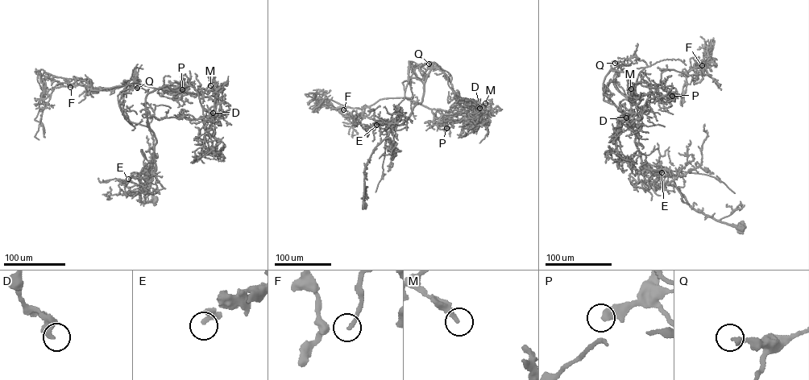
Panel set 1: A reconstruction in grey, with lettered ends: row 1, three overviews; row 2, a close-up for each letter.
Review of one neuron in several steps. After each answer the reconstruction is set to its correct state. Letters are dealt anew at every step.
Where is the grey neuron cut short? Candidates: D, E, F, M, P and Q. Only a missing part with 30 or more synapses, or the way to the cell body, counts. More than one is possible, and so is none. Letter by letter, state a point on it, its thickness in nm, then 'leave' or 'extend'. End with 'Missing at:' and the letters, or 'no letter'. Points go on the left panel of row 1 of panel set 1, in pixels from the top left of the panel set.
D: place (213, 113); calibre 300 nm; leave
E: place (128, 179); calibre 320 nm; extend
F: place (70, 87); calibre 200 nm; leave
M: place (210, 85); calibre 300 nm; leave
P: place (182, 89); calibre 320 nm; extend
Q: place (137, 88); calibre 240 nm; leave
Missing at: E, P

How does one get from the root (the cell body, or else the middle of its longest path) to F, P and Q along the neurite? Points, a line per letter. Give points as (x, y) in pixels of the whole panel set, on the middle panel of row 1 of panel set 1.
F: (364, 204), (366, 163), (421, 101), (433, 63), (466, 105), (452, 115), (388, 97), (343, 109)
P: (364, 204), (366, 163), (421, 101), (434, 62), (466, 105), (446, 117), (446, 128)
Q: (364, 204), (366, 163), (421, 101), (426, 76), (437, 65), (429, 64)

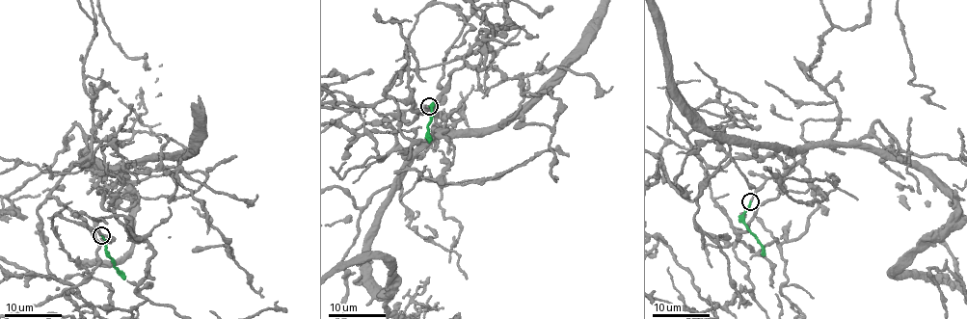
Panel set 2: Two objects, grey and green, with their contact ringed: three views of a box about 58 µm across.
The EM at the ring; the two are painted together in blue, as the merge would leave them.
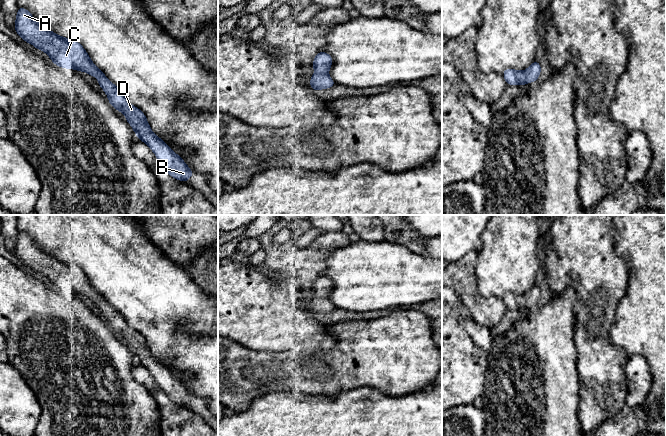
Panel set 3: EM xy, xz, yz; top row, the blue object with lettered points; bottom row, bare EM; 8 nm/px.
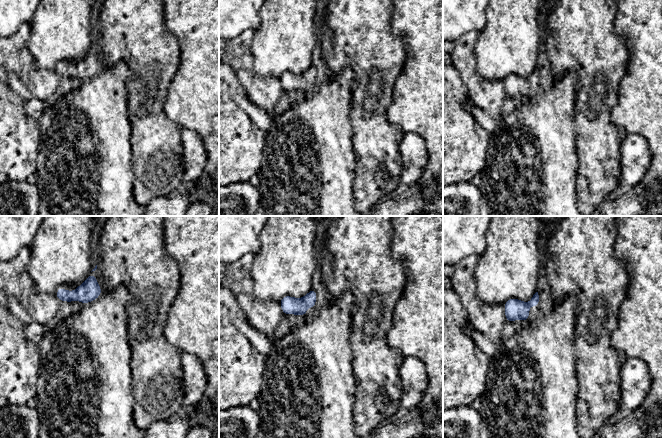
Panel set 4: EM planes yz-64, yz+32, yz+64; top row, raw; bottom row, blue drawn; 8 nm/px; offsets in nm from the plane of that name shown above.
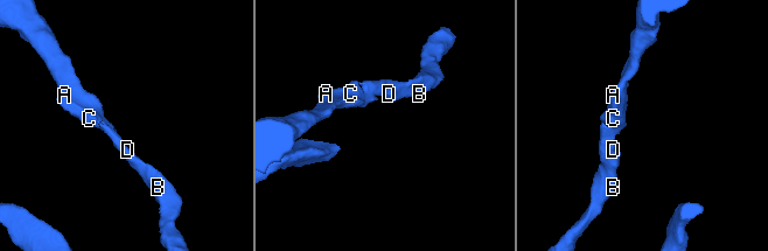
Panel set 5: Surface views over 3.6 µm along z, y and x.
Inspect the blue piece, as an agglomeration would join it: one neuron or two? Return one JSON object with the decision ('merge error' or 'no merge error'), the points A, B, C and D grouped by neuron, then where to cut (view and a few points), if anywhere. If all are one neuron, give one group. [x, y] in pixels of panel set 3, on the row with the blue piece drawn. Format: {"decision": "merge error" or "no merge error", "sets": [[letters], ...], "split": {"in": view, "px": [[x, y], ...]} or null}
{"decision": "no merge error", "sets": [["A", "B", "C", "D"]], "split": null}

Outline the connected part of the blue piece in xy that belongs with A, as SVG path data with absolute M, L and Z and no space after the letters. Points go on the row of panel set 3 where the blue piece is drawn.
M20 6L14 28L23 41L44 51L53 64L65 69L83 71L96 77L98 84L108 95L108 102L126 116L126 121L133 128L136 137L148 145L167 174L186 183L194 175L184 160L153 133L144 113L128 102L118 87L91 61L79 42L55 34L38 23L27 9Z

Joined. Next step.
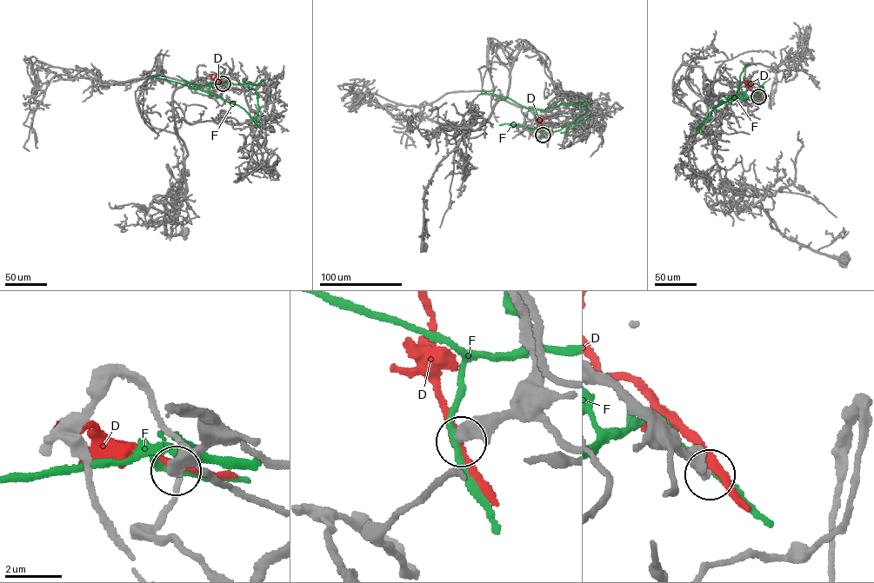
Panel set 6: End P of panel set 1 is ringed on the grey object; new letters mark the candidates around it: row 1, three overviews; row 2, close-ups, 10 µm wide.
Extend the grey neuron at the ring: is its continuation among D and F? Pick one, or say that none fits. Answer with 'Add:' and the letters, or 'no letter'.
Add: no letter

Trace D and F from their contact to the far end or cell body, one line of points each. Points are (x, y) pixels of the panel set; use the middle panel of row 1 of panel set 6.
D: (543, 135), (540, 119), (548, 117)
F: (543, 135), (560, 129), (585, 114), (584, 102), (584, 104), (561, 104), (534, 110), (505, 97), (481, 94)

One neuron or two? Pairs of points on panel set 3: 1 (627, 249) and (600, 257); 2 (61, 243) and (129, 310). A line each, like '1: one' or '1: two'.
1: two
2: one

